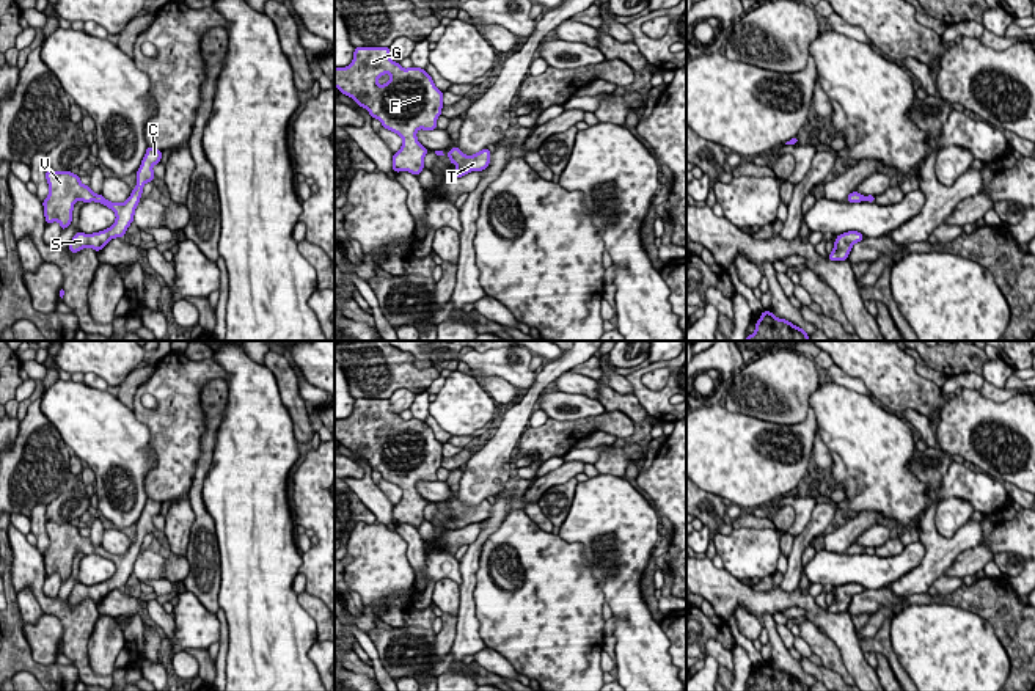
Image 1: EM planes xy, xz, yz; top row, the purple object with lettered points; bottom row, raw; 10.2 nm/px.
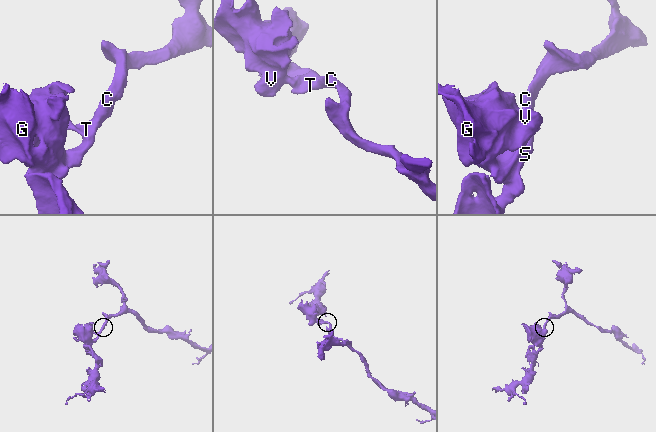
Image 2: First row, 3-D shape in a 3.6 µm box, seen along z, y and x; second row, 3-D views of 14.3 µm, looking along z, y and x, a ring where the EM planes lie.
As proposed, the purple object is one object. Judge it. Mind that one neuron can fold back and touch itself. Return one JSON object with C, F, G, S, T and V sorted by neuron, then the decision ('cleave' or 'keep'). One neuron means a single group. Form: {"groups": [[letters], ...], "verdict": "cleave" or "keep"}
{"groups": [["C", "F", "G", "S", "T", "V"]], "verdict": "keep"}

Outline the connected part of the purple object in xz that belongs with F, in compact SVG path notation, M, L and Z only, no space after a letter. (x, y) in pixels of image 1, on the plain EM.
M355 399L352 415L335 419L335 438L404 492L402 499L393 507L394 525L408 523L418 528L429 501L418 493L416 484L435 482L443 460L443 443L435 438L432 429L421 419L404 421L389 410L389 399Z

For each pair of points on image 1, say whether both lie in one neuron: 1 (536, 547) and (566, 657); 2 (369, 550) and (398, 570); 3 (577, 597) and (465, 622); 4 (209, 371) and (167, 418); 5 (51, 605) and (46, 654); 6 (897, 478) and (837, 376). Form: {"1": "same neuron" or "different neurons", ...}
{"1": "same neuron", "2": "same neuron", "3": "different neurons", "4": "same neuron", "5": "different neurons", "6": "different neurons"}

